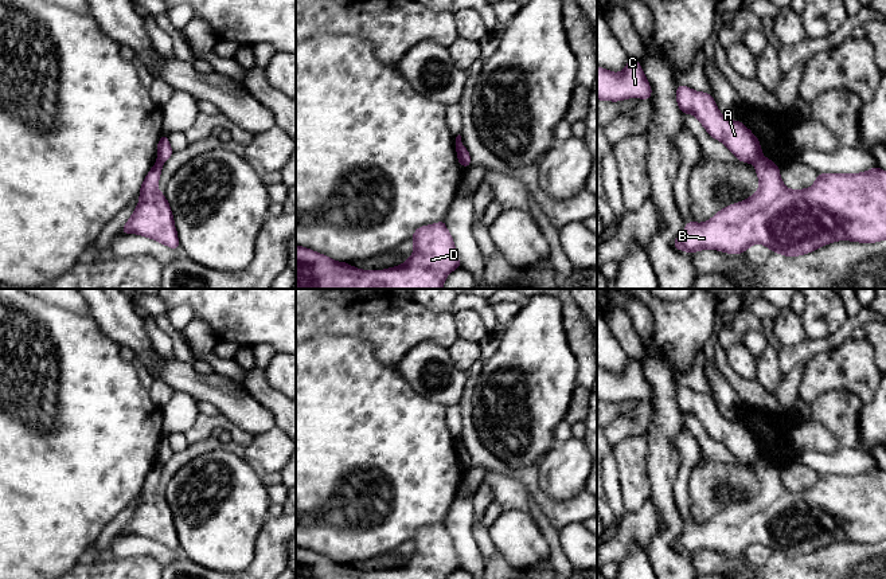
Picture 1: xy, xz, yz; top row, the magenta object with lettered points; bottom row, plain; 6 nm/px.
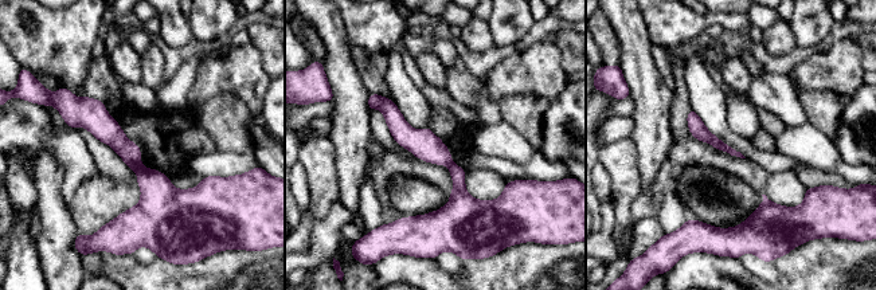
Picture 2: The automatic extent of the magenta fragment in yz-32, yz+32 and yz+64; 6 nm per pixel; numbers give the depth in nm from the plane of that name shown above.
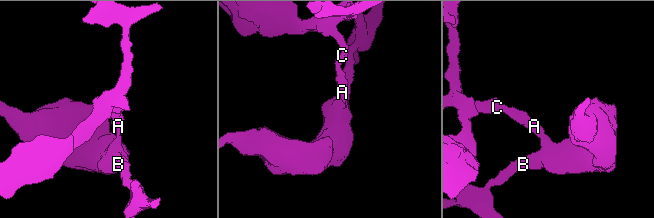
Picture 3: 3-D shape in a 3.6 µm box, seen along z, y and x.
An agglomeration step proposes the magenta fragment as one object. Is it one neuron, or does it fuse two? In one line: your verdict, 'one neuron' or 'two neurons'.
two neurons

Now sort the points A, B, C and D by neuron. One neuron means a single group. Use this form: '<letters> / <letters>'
A C / B D

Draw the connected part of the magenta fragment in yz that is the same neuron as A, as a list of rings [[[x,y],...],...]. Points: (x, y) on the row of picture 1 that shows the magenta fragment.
[[[678,83],[676,102],[683,116],[694,114],[706,132],[723,142],[737,160],[754,164],[762,157],[758,138],[738,120],[727,120],[710,93],[695,91]]]

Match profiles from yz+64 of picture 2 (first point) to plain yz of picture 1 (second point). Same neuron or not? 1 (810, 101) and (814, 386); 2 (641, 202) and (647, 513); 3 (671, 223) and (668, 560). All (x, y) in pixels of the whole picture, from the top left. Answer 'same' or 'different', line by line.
1: different
2: same
3: different

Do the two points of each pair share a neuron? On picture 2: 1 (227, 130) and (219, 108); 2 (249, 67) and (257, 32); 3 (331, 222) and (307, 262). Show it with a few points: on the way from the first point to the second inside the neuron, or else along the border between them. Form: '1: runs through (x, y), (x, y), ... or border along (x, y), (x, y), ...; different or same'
1: runs through (227, 125), (225, 113); same
2: border along (250, 40), (259, 53), (262, 67), (268, 73); different
3: runs through (327, 231), (323, 246), (316, 253); same

